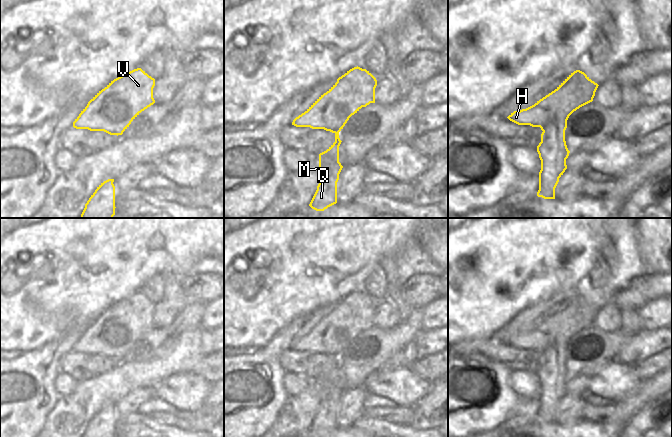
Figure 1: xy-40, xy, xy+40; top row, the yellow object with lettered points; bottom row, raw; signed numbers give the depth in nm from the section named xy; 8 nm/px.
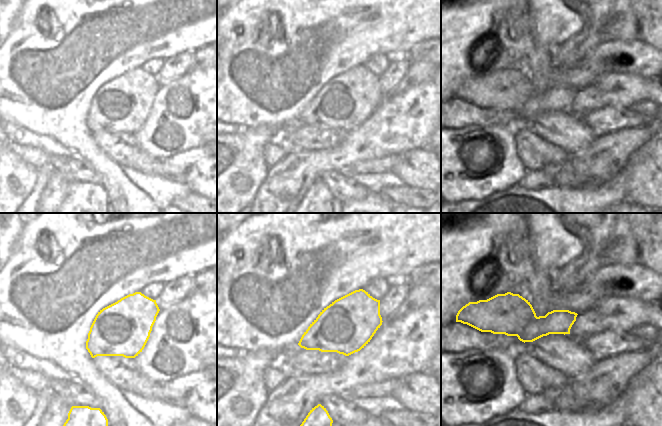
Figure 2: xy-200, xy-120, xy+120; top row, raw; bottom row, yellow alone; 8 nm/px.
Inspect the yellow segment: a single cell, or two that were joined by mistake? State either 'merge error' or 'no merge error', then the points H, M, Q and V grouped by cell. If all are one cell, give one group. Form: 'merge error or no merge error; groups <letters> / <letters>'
merge error; groups H V / M Q

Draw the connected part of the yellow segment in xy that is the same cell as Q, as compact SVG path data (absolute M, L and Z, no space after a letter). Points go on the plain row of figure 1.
M335 357L335 366L319 378L319 408L309 428L316 435L324 435L337 427L337 406L343 392L339 386L339 357Z

